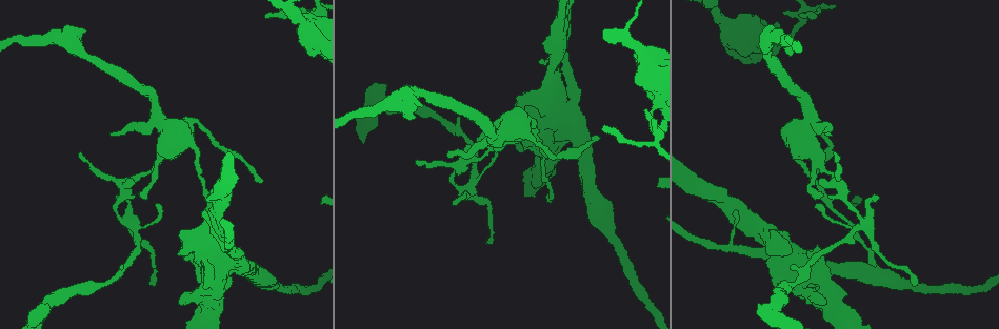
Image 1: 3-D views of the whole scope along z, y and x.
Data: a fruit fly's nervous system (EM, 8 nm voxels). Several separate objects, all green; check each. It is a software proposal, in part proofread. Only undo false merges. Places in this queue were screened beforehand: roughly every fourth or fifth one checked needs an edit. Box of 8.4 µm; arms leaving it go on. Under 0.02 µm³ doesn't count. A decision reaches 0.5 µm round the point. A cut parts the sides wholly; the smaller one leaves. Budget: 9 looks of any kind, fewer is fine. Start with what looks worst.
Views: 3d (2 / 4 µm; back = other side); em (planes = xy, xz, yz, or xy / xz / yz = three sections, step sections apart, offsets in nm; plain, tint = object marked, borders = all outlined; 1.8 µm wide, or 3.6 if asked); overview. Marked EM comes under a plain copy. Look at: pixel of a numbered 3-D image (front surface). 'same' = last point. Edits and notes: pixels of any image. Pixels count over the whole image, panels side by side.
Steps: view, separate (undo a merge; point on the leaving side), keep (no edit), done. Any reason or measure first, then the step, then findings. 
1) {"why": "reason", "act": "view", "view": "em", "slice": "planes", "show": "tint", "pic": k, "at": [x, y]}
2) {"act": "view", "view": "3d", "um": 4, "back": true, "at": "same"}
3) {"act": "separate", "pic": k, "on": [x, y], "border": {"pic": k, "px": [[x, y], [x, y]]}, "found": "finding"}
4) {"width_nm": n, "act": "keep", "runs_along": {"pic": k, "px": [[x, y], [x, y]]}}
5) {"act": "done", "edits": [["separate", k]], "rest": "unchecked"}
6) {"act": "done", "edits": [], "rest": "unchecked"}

{"why": "thick turns thin", "act": "view", "view": "em", "um": 3.6, "slice": "planes", "show": "tint", "pic": 1, "at": [798, 145]}

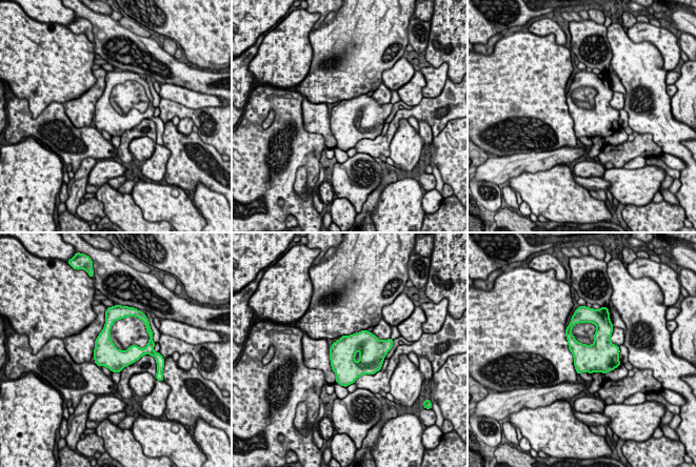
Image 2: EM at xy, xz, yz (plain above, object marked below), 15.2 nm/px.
{"act": "keep", "found": "one neuron here"}

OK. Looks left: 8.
{"act": "view", "view": "3d", "um": 4, "pic": 1, "at": [530, 103]}

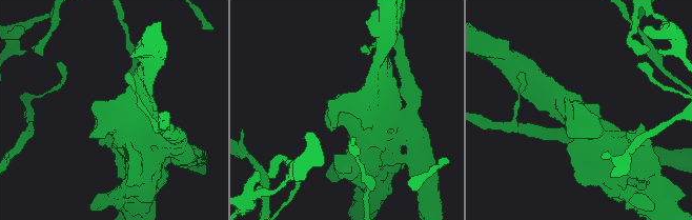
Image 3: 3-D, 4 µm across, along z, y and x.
{"act": "view", "view": "em", "slice": "planes", "show": "tint", "pic": 3, "at": [109, 125]}

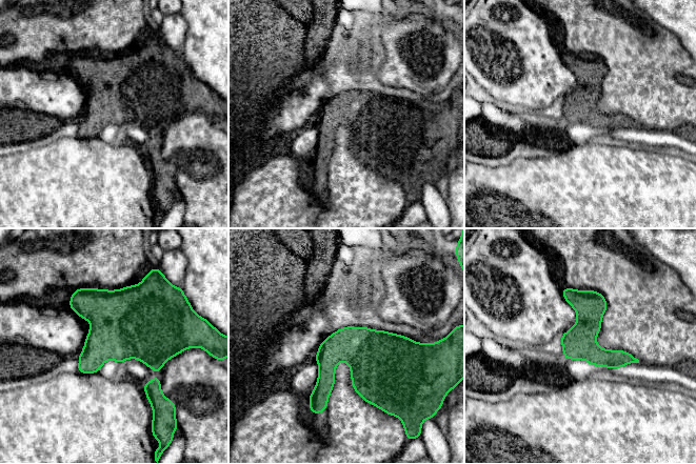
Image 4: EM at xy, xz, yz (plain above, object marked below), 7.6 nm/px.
{"act": "keep", "runs_along": {"pic": 4, "px": [[568, 290], [588, 342], [633, 360]]}, "found": "all the same neuron"}

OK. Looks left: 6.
{"why": "abrupt turn", "act": "view", "view": "em", "slice": "planes", "show": "borders", "pic": 1, "at": [405, 97]}

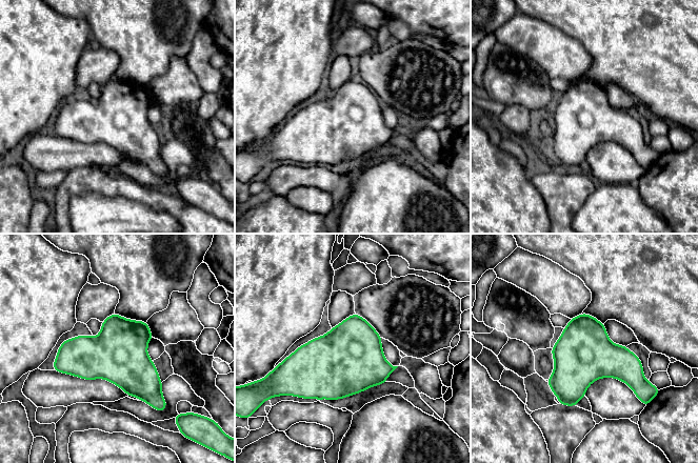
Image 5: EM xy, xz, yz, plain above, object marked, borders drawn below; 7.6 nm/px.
{"act": "keep", "found": "all the same neuron"}

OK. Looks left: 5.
{"why": "sudden change in width", "act": "view", "view": "3d", "um": 4, "back": true, "pic": 1, "at": [640, 52]}

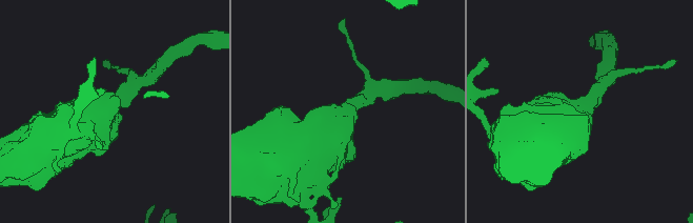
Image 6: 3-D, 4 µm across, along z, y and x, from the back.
{"arm_widths_nm": [220, 700], "why": "need the tissue", "act": "view", "view": "em", "slice": "yz", "step": 4, "show": "tint", "pic": 6, "at": [349, 110]}

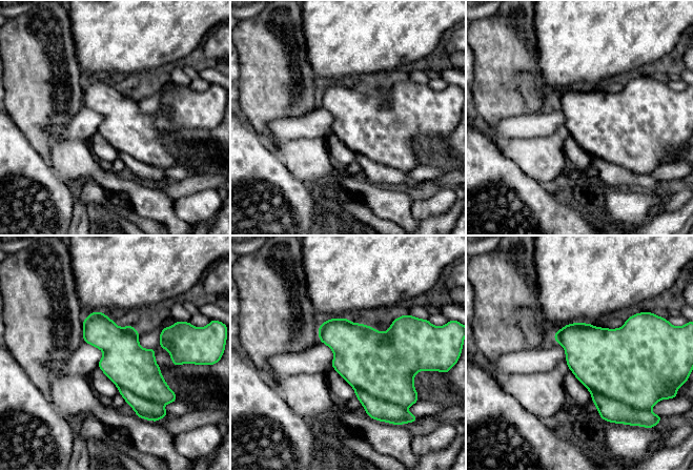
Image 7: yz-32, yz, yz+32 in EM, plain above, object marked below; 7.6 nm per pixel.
{"width_nm": 360, "act": "separate", "pic": 7, "on": [378, 409], "border": {"pic": 7, "px": [[355, 388], [360, 388], [399, 406]]}, "found": "two neurons meet here"}

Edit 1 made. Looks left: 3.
{"act": "done", "edits": [["separate", 7]], "rest": "unchecked"}

